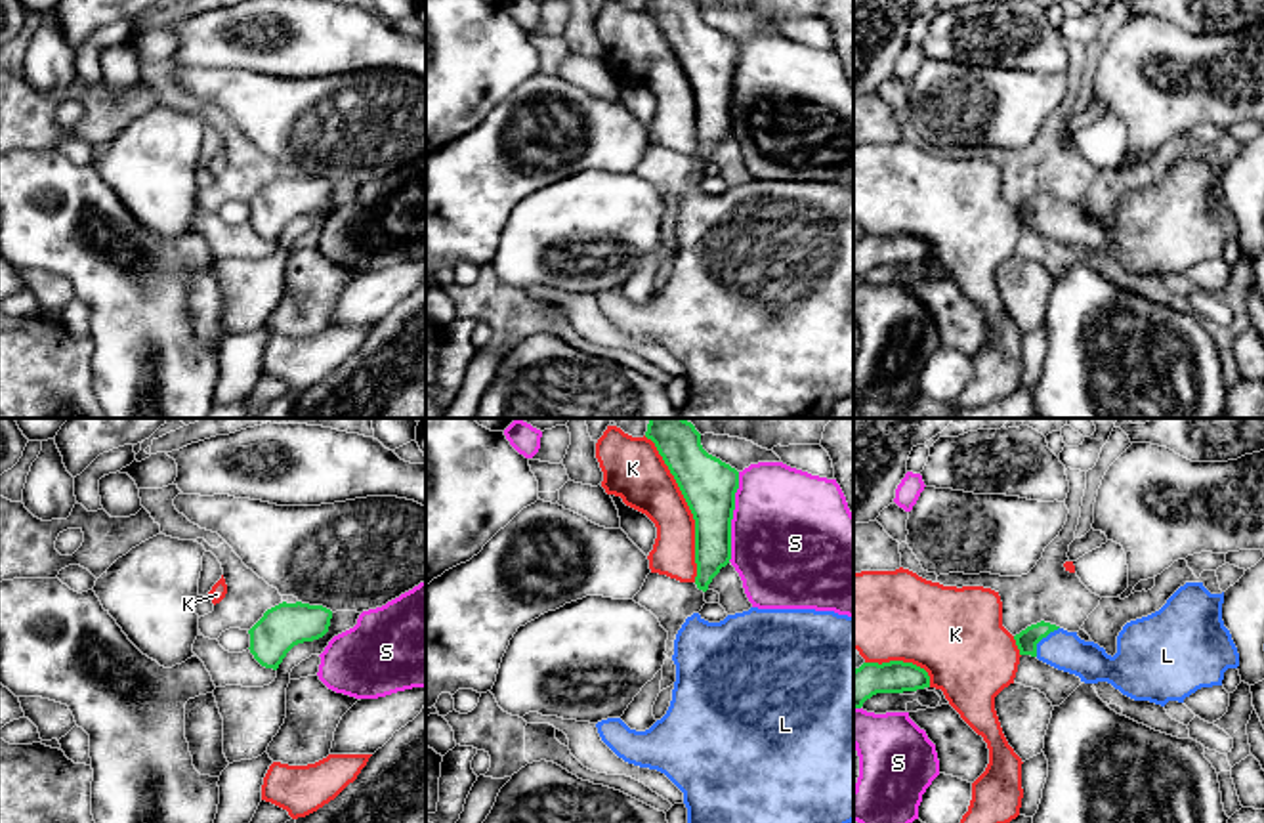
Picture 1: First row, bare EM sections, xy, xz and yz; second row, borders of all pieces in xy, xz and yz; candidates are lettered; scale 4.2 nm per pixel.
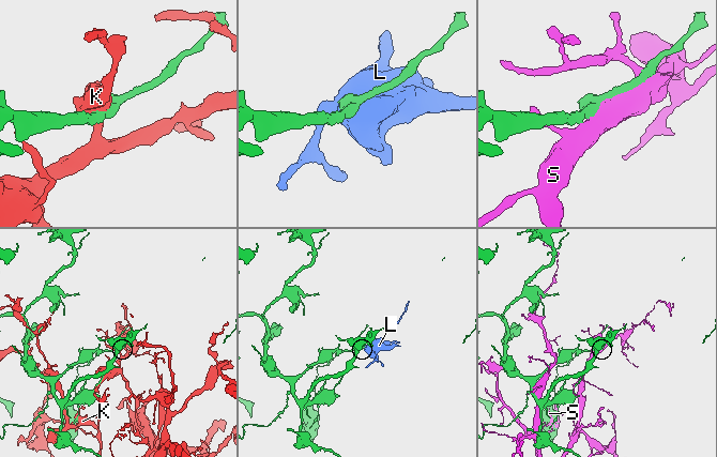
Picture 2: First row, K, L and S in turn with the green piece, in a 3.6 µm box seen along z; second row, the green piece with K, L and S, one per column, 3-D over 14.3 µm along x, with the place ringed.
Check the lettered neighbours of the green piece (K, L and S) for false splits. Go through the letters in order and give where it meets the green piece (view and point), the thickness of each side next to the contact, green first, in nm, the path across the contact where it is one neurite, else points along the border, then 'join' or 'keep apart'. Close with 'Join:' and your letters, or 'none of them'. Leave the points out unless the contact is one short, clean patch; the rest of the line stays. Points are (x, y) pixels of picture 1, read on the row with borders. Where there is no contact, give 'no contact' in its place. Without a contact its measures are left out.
K: contact xz (690, 508); calibres 240 and 240 nm; keep apart
L: contact yz (1041, 638); calibres 90 and 160 nm; way yz (1026, 640), (1041, 638), (1062, 650); join
S: contact xz (732, 516); calibres 240 and 500 nm; keep apart
Join: L

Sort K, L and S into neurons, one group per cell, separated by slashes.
K / L / S

